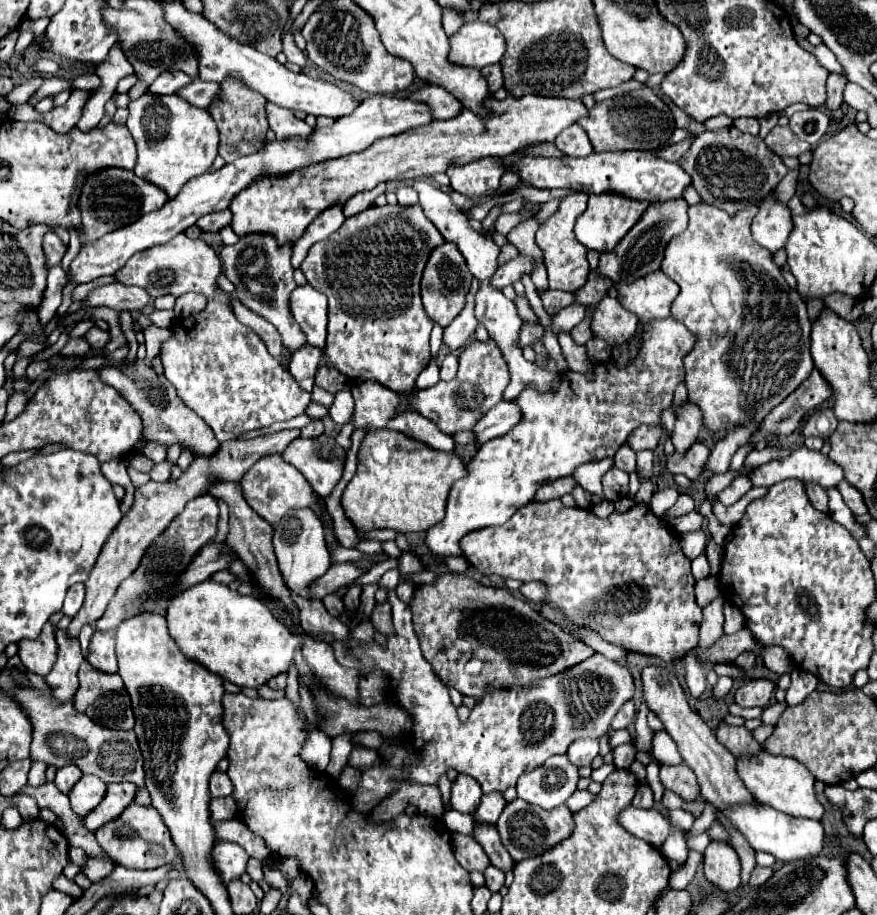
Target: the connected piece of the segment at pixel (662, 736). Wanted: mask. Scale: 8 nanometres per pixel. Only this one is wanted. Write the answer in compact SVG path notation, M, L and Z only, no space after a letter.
M666 730L654 734L652 756L654 756L660 764L678 764L678 762L682 762L682 756L680 756L674 740L668 736Z

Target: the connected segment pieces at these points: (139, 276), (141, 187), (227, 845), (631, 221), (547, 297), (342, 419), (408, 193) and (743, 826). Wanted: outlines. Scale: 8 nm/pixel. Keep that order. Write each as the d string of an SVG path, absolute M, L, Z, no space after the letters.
M178 234L166 244L158 244L134 254L114 274L114 278L120 284L144 288L152 298L158 298L164 294L182 296L186 292L202 292L208 298L212 298L214 294L222 294L222 290L216 288L216 278L220 272L222 272L220 258L204 240L192 240L186 234Z
M104 170L88 178L82 186L80 196L80 210L82 210L82 226L86 240L98 240L106 232L124 228L128 222L132 224L142 214L148 214L150 210L160 210L166 204L166 194L158 190L156 186L150 186L146 180L138 178L130 170Z
M218 840L214 844L212 856L214 856L214 866L216 866L218 874L222 876L224 884L228 884L234 878L240 878L246 872L248 854L242 846L238 846L234 842Z
M606 194L606 198L588 198L588 208L576 220L574 234L588 250L596 250L600 254L610 252L640 220L644 212L646 212L646 202L626 202L626 198L610 198L610 194Z
M546 290L540 294L542 298L542 304L546 308L546 312L552 316L552 314L558 314L562 308L570 306L574 302L574 292L564 292L564 290Z
M342 390L336 394L334 404L328 410L328 416L336 422L336 424L346 424L352 418L352 410L354 410L354 398L348 390Z
M402 184L398 190L396 190L396 196L398 196L398 202L402 206L408 206L408 204L416 204L418 202L418 194L416 190L410 186L410 184Z
M750 804L750 806L736 806L734 810L724 810L730 822L746 836L754 850L772 854L778 862L794 862L804 860L808 856L818 856L824 848L824 828L820 822L810 822L806 818L790 818L788 814L780 814L770 810L766 804Z

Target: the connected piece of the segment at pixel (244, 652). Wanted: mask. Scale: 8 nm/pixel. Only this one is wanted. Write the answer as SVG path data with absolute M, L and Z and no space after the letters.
M214 580L200 582L172 598L166 620L170 636L176 640L184 656L200 662L240 688L258 688L270 678L288 672L292 666L292 654L302 641L286 630L286 626L282 626L260 600L254 596L242 596Z

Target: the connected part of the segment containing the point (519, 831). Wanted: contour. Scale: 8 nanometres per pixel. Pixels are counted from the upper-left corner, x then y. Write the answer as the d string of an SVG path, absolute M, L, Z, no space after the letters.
M516 798L514 802L506 804L496 828L502 838L502 844L506 846L506 850L514 858L514 862L520 862L522 858L528 858L528 856L530 858L542 856L544 852L552 850L562 840L570 838L574 832L574 818L566 804L552 808L552 810L542 810L540 806L530 806L530 804L522 802L520 798Z

